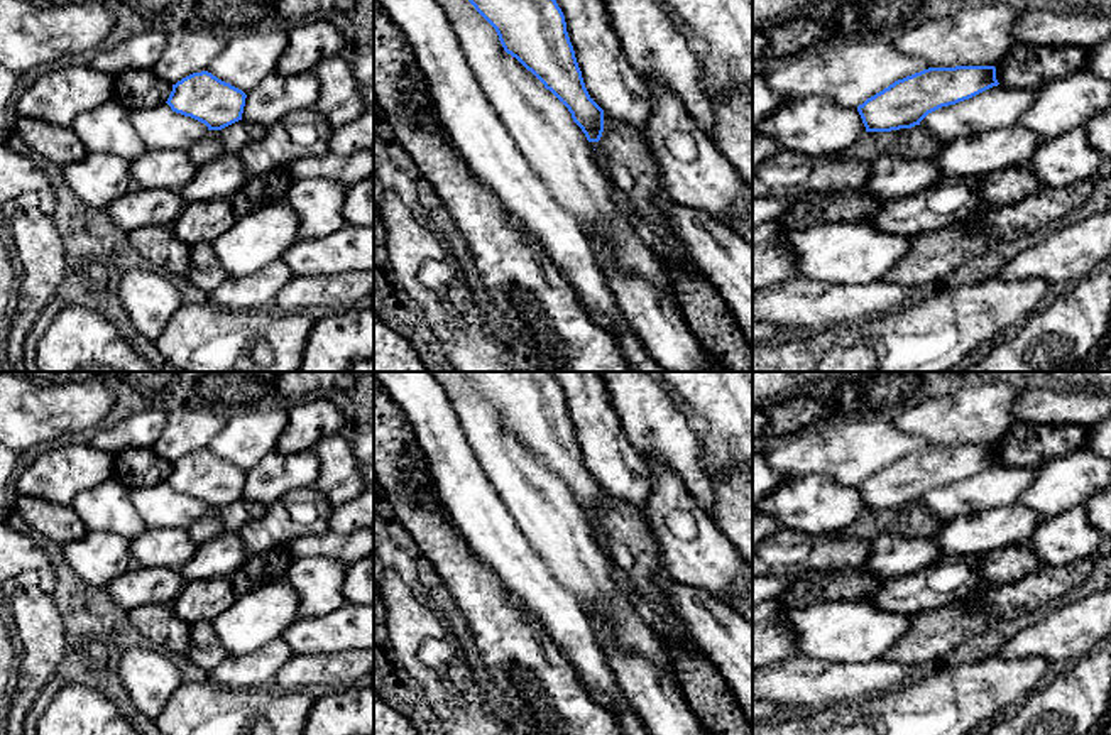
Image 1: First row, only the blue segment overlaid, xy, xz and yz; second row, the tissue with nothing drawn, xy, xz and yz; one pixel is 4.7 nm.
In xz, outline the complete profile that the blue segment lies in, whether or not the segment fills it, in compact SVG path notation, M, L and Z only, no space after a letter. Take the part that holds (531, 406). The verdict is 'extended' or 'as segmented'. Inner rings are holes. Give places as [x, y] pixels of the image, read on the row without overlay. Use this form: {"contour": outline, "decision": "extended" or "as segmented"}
{"contour": "M465 372L495 407L507 433L531 449L572 492L588 520L604 510L604 488L590 476L561 387L551 372Z", "decision": "as segmented"}

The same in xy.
{"contour": "M201 449L172 463L166 482L172 490L205 502L208 509L222 509L242 498L245 476L242 468Z", "decision": "as segmented"}

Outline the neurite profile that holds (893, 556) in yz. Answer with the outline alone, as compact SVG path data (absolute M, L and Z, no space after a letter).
M881 534L873 542L873 556L862 564L876 578L888 581L905 578L942 561L940 547L932 537Z

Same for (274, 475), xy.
M272 449L247 471L242 497L269 507L279 497L299 487L313 487L320 473L320 460L309 451L282 455Z

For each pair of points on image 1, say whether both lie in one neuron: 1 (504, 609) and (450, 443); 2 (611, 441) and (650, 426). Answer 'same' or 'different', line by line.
1: different
2: different

